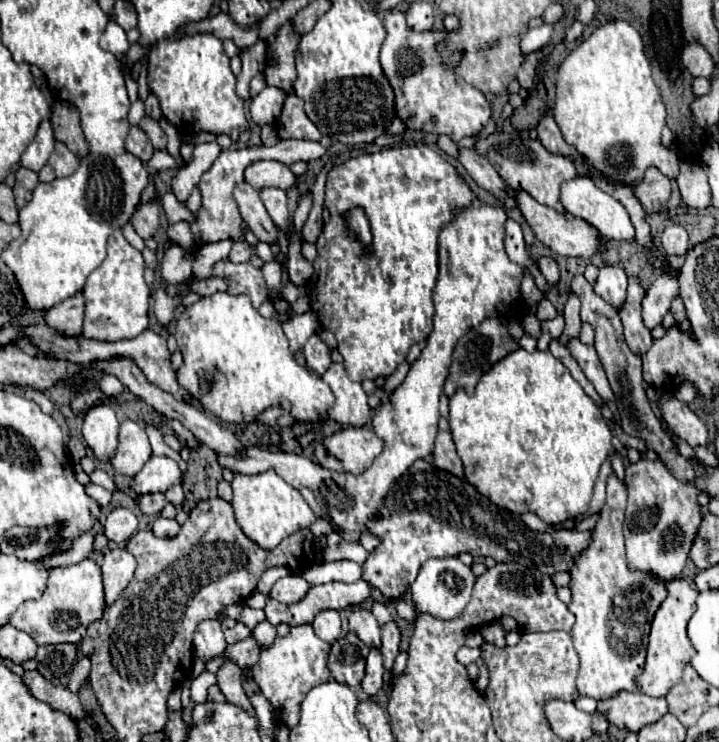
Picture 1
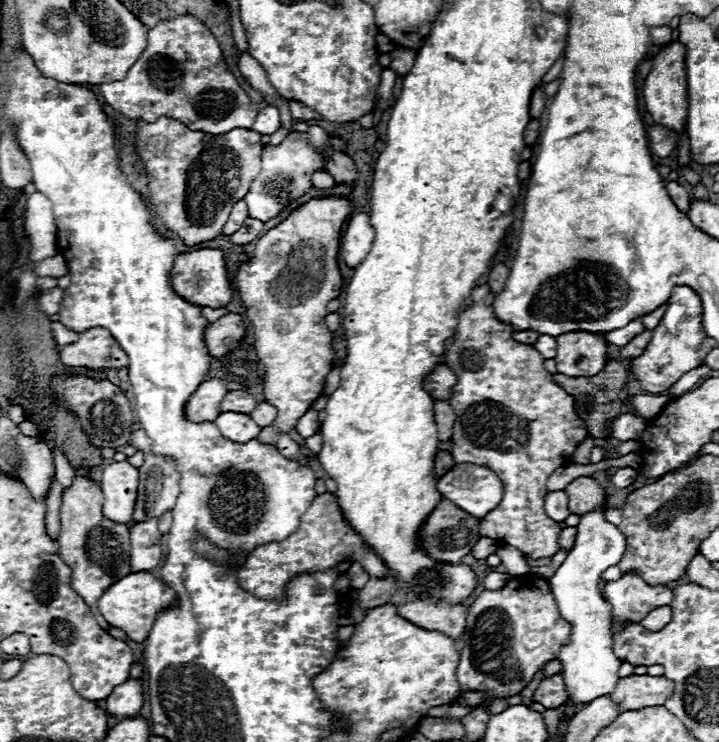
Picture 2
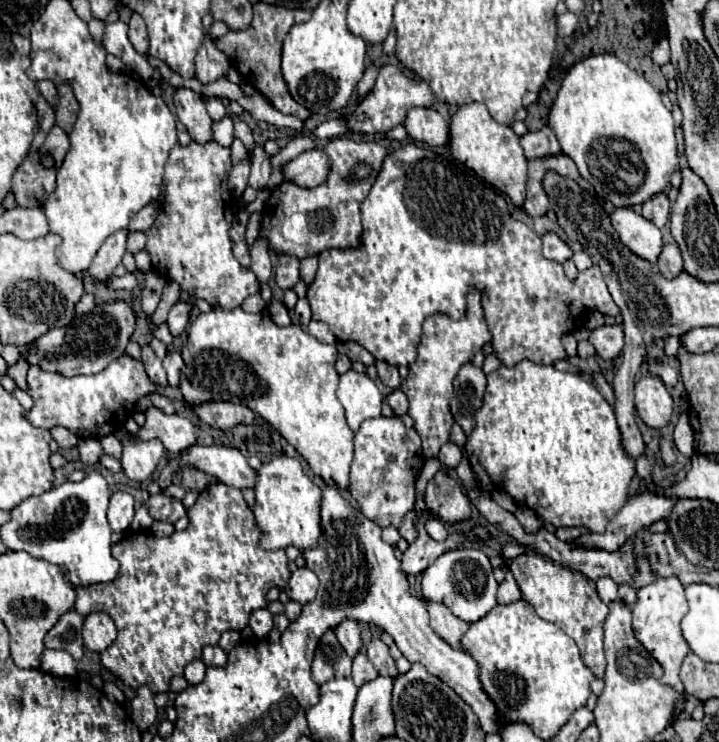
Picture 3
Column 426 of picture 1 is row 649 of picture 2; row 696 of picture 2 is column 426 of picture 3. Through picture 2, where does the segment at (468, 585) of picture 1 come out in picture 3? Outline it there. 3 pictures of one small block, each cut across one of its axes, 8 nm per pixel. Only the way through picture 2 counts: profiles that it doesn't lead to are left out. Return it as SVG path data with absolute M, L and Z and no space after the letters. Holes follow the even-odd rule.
M480 548L448 550L430 564L422 574L422 596L446 604L464 622L476 622L486 616L496 602L498 582L488 556Z

